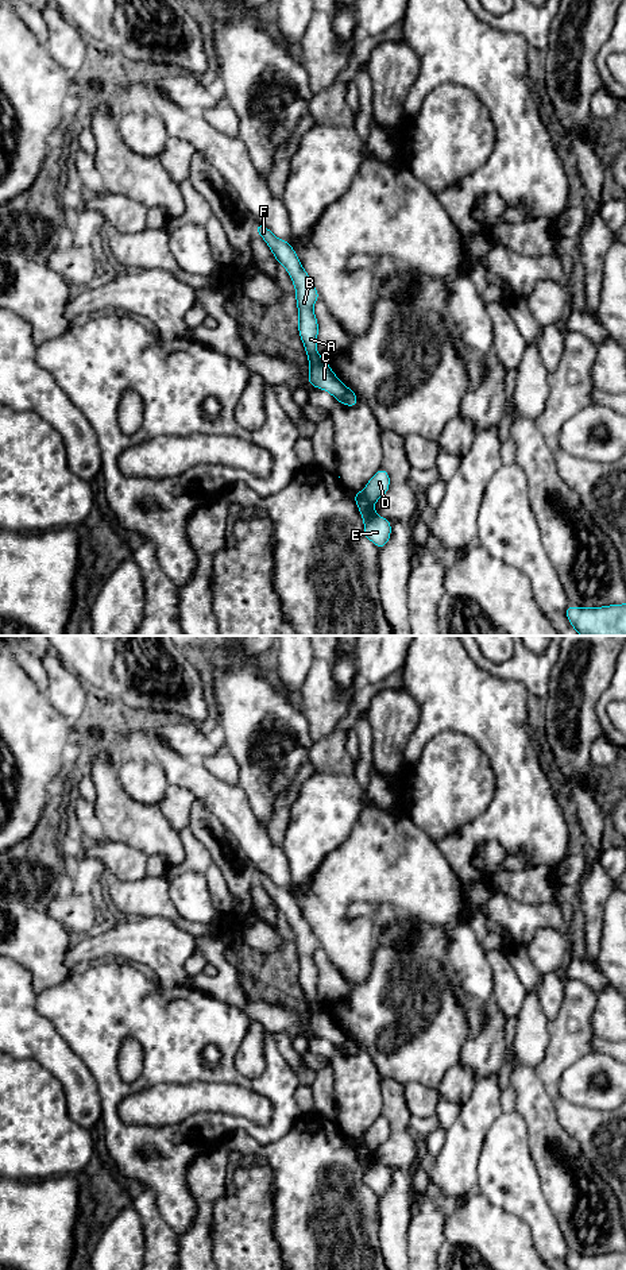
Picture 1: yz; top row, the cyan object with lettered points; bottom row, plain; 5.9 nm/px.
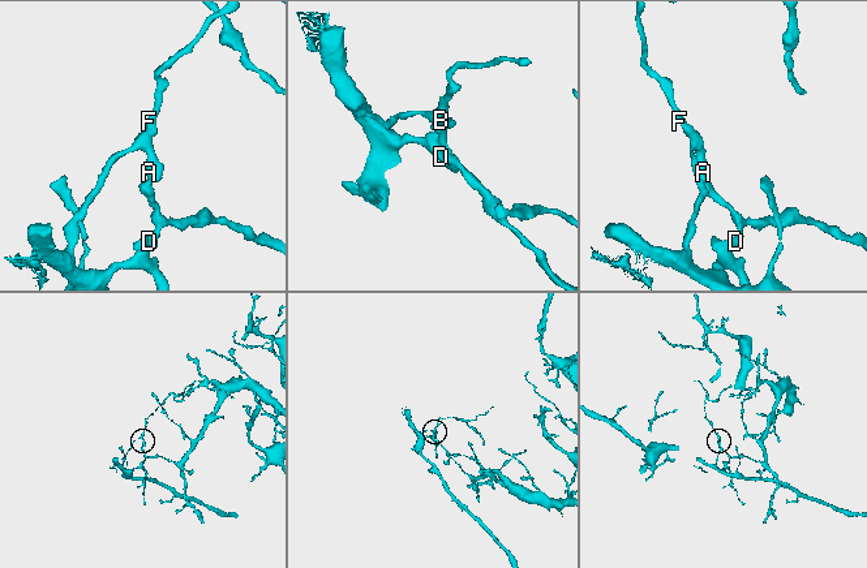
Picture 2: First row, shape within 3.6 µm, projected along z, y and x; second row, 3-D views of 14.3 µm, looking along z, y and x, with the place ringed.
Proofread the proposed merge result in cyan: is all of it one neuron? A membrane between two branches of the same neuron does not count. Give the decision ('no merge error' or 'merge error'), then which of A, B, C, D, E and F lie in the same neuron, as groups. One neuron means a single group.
merge error | A B E F / C D

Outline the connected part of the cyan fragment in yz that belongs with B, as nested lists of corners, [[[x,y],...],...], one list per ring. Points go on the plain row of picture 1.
[[[259,871],[255,872],[255,879],[264,887],[277,910],[285,914],[293,929],[298,956],[298,980],[304,991],[308,1008],[312,1008],[318,1004],[318,969],[314,964],[313,953],[320,946],[320,942],[287,888],[278,887],[267,875]]]

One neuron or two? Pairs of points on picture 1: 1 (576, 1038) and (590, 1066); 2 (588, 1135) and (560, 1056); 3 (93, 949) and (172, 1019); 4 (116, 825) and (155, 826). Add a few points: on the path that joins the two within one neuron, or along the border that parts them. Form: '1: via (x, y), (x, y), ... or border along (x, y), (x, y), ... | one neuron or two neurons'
1: border along (591, 1050), (575, 1061) | two neurons
2: via (570, 1115), (552, 1091), (552, 1076) | one neuron
3: border along (104, 958), (119, 958), (134, 965) | two neurons
4: via (126, 825), (146, 826) | one neuron

